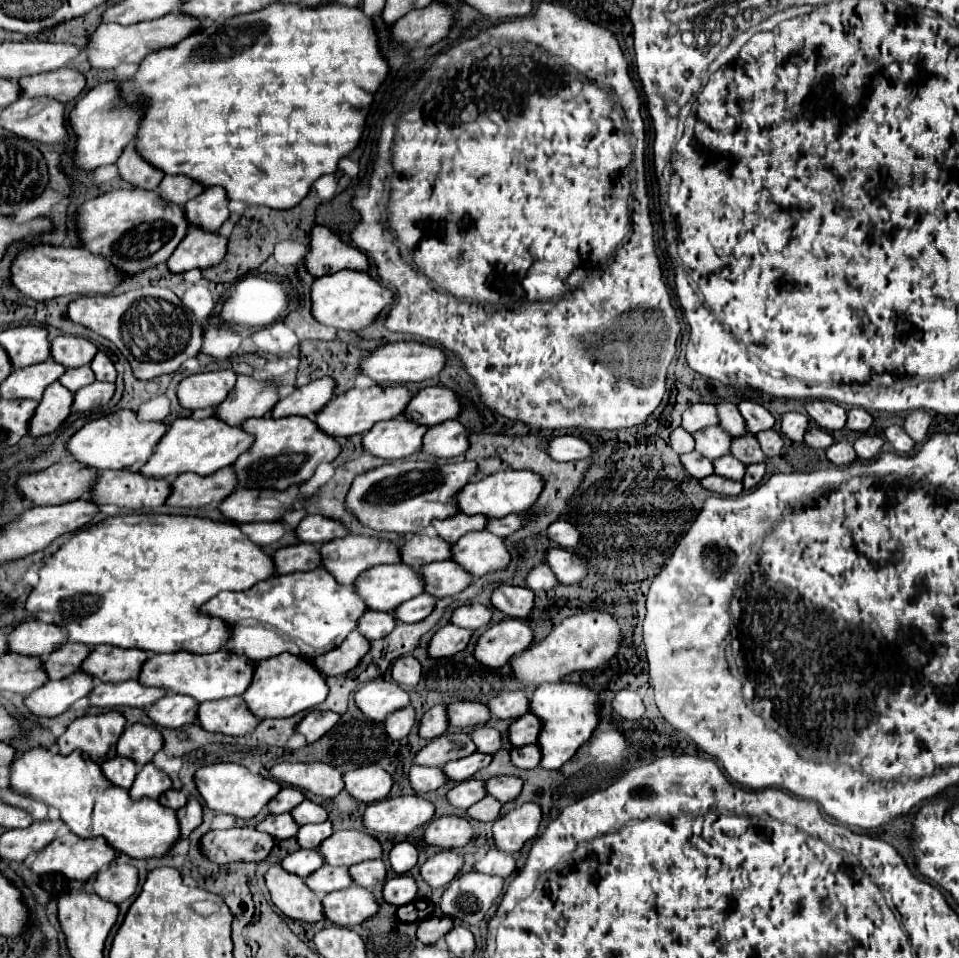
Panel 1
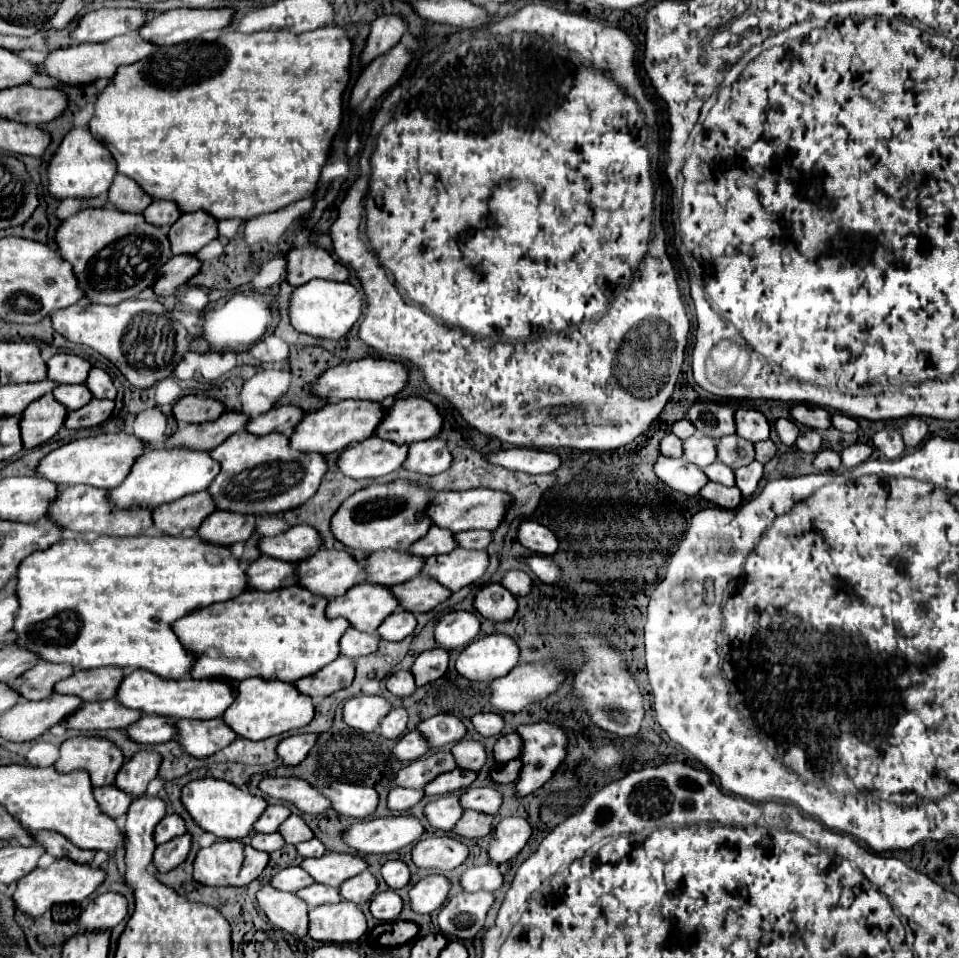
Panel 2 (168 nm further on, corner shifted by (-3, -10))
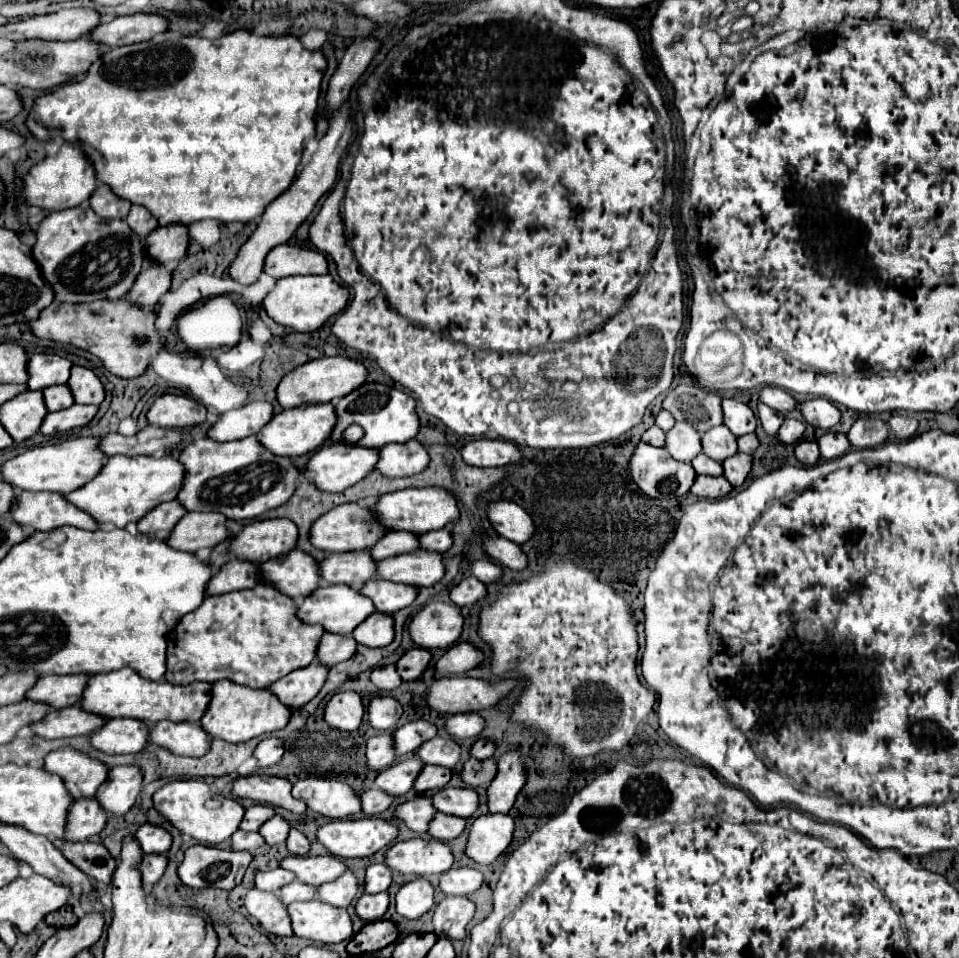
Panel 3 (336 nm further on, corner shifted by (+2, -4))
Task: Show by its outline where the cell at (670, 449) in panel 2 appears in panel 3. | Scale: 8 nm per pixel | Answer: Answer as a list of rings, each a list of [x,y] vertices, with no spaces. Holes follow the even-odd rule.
[[[649,427],[643,437],[641,437],[643,443],[649,443],[649,445],[655,445],[655,447],[663,447],[665,445],[665,433],[659,429],[659,427]]]

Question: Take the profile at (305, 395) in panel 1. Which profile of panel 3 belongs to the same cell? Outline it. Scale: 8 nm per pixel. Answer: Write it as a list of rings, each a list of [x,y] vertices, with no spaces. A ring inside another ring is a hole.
[[[253,401],[235,411],[225,411],[219,415],[217,423],[209,427],[207,437],[215,441],[235,441],[259,433],[259,427],[273,417],[271,403]]]

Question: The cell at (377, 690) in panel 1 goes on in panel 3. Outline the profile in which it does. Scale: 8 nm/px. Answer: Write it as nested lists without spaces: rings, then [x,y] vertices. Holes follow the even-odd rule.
[[[339,691],[329,699],[323,719],[339,731],[353,731],[361,725],[363,711],[361,697],[355,691]]]

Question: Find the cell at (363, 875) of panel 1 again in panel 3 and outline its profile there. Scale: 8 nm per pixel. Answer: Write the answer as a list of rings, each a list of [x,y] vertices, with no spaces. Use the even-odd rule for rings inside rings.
[[[345,871],[339,879],[325,883],[317,889],[317,899],[323,903],[331,903],[333,907],[349,907],[357,893],[357,879],[351,871]]]

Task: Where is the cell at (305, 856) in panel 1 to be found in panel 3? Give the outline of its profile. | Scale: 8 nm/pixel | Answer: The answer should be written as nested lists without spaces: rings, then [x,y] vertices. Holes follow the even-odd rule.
[[[281,867],[273,869],[273,871],[265,871],[265,873],[257,873],[255,875],[255,887],[263,889],[263,891],[279,891],[283,885],[291,883],[295,879],[295,875],[291,871],[285,871]]]

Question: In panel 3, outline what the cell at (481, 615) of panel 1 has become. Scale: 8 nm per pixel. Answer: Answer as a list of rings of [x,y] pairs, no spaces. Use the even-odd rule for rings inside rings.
[[[427,603],[409,623],[409,635],[423,649],[451,647],[463,629],[463,617],[453,603]]]

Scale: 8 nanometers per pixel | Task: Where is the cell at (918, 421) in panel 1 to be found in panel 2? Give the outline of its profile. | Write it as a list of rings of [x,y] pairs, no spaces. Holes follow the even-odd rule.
[[[918,417],[908,419],[908,423],[902,427],[902,439],[906,447],[918,447],[924,441],[926,433],[928,433],[928,425]]]

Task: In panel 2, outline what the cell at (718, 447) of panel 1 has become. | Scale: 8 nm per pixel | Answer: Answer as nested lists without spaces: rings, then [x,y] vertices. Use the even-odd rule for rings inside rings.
[[[696,433],[694,437],[684,441],[684,457],[700,469],[706,469],[716,461],[716,441],[712,437]]]

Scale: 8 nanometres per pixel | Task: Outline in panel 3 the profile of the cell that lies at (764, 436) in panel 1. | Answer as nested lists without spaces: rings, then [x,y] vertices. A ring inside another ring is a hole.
[[[751,433],[751,435],[741,435],[737,437],[737,447],[741,453],[753,453],[757,447],[759,447],[759,441],[757,441],[757,435]]]

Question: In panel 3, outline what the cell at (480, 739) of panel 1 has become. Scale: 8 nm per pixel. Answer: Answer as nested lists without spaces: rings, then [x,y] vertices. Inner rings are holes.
[[[435,737],[435,739],[429,739],[427,743],[423,743],[417,749],[417,755],[423,759],[423,763],[441,765],[441,767],[453,769],[455,763],[461,757],[461,747],[453,739]]]

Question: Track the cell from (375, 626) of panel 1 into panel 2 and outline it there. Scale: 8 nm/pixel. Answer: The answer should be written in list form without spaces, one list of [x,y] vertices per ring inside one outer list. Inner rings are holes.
[[[348,629],[340,639],[340,653],[350,659],[358,659],[374,653],[378,645],[380,637],[376,637],[376,633],[360,633],[358,629]]]

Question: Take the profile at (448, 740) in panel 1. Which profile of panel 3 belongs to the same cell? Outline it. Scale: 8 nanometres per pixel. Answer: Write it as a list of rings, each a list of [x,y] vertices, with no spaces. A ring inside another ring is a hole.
[[[415,755],[415,757],[407,759],[407,761],[395,763],[395,765],[387,767],[387,769],[379,771],[379,775],[375,779],[375,785],[381,791],[385,791],[385,793],[389,793],[393,797],[401,797],[413,787],[421,767],[423,767],[423,761]]]

